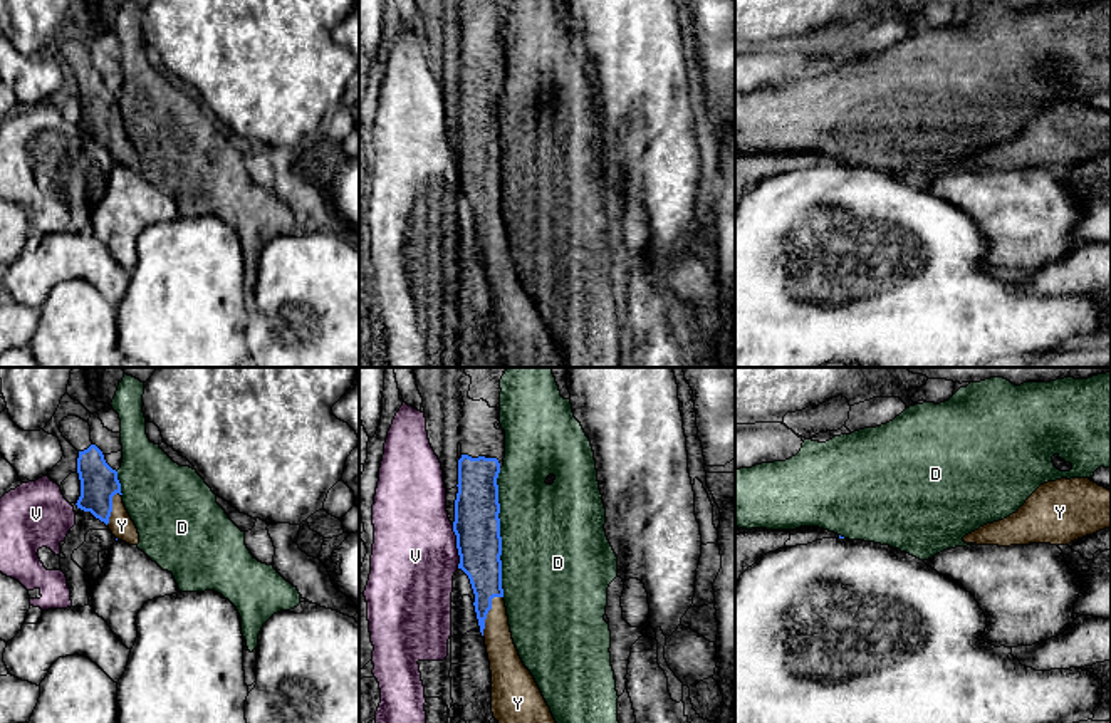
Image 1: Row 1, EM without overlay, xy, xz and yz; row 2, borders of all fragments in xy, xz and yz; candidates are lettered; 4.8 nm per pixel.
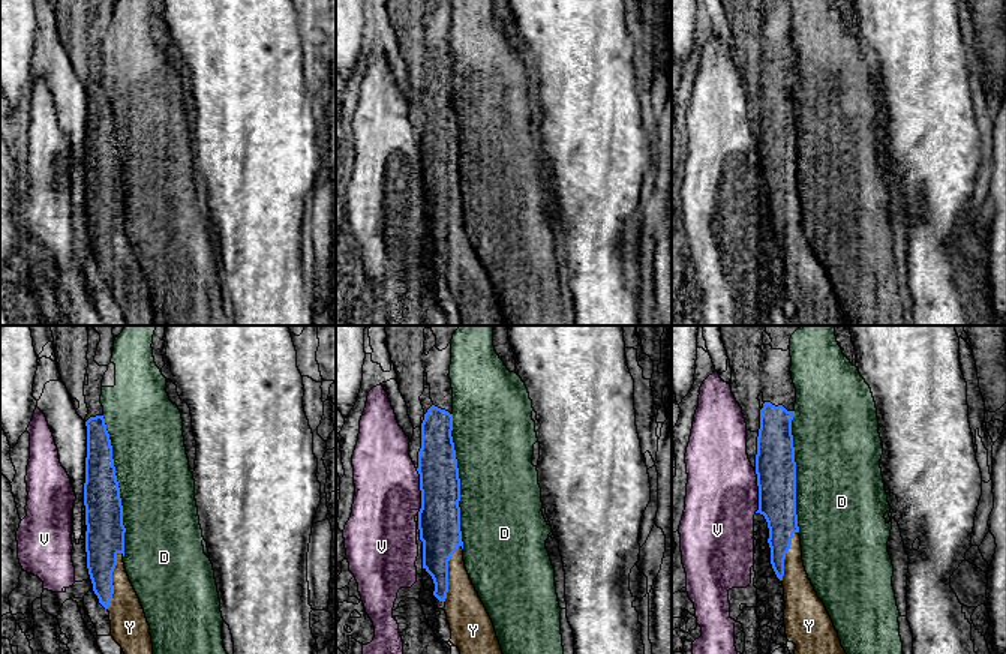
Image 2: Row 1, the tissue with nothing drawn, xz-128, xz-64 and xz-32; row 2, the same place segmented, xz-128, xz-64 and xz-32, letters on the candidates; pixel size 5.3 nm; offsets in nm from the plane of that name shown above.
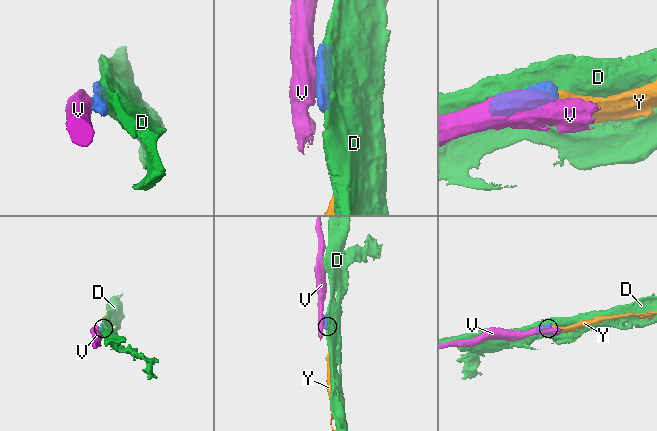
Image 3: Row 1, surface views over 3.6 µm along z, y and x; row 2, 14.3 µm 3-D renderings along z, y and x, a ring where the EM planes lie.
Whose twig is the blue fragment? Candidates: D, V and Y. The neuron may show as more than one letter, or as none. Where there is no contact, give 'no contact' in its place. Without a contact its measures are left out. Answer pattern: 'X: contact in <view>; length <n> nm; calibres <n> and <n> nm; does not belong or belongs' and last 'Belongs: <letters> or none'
D: contact in xz; length 600 nm; calibres 220 and 480 nm; does not belong
V: contact in xz; length 220 nm; calibres 220 and 400 nm; does not belong
Y: contact in xz; length 220 nm; calibres 180 and 150 nm; belongs
Belongs: Y

